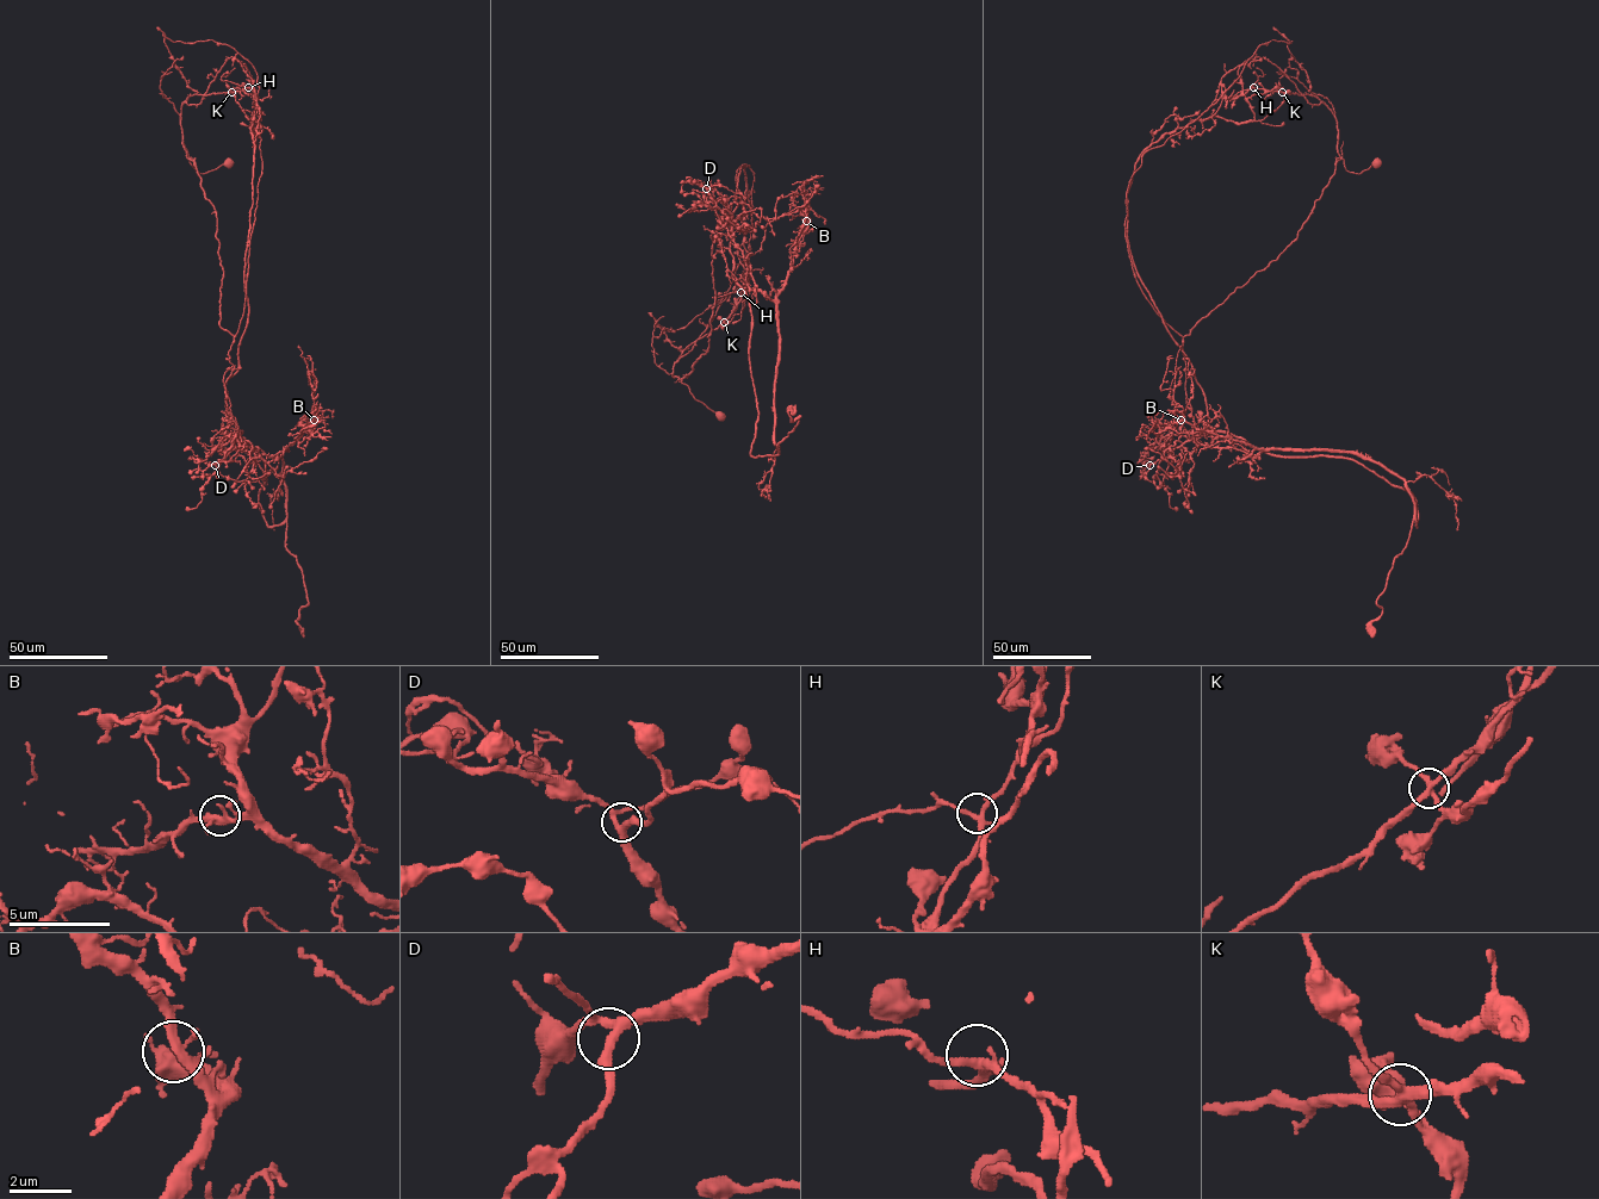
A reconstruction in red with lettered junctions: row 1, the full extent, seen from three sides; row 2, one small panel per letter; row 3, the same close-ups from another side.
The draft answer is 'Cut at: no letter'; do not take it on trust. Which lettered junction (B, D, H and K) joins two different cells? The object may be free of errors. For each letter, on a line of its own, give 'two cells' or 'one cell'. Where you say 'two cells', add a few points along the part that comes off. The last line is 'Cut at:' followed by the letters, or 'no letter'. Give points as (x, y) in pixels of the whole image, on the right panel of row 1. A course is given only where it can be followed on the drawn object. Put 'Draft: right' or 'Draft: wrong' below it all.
B: one cell
D: one cell
H: one cell
K: two cells; foreign part runs (1282, 92), (1222, 95), (1147, 151), (1128, 185), (1134, 277), (1183, 337), (1187, 410), (1171, 478), (1187, 453)
Cut at: K
Draft: wrong

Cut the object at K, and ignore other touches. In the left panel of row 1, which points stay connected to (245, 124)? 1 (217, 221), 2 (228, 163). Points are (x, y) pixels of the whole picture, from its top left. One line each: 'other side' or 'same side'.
1: other side
2: other side

